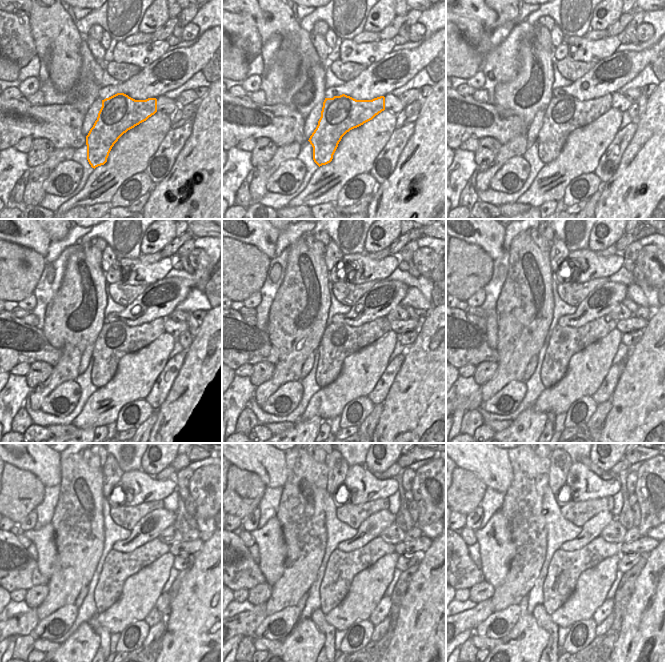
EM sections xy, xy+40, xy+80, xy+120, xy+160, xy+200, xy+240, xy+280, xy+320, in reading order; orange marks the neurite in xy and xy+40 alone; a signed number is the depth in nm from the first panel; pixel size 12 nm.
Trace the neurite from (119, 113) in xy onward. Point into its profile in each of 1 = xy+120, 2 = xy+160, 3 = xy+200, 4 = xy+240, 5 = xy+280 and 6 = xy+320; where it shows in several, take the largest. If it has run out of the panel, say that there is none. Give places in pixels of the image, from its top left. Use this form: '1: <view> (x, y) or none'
1: xy+120 (116, 339)
2: xy+160 (338, 341)
3: xy+200 (565, 341)
4: xy+240 (118, 567)
5: xy+280 (341, 568)
6: xy+320 (565, 568)

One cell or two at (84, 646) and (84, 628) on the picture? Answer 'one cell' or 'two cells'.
one cell

